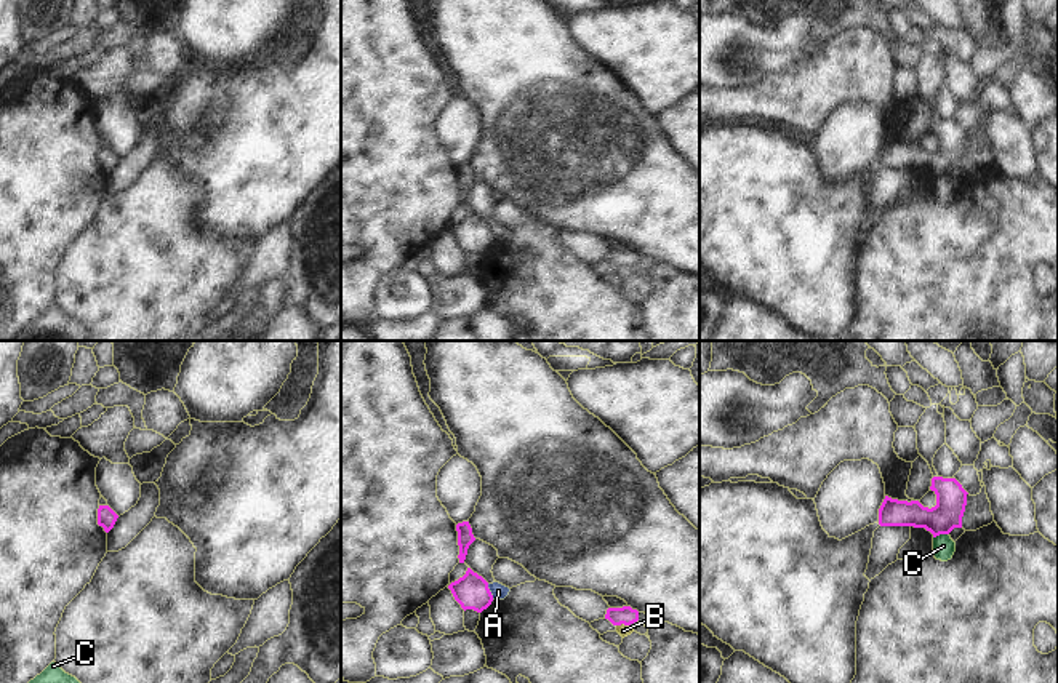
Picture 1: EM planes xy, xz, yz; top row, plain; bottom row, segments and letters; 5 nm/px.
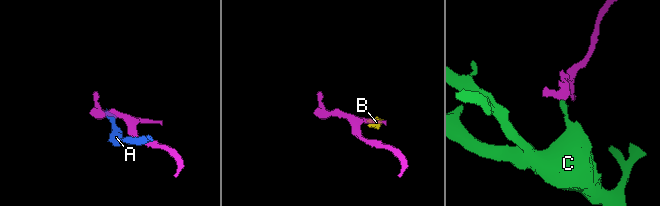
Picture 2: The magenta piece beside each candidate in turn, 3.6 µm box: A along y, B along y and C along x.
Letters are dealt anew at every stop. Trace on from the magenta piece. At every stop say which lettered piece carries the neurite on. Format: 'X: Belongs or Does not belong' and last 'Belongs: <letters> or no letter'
A: Does not belong
B: Does not belong
C: Does not belong
Belongs: no letter

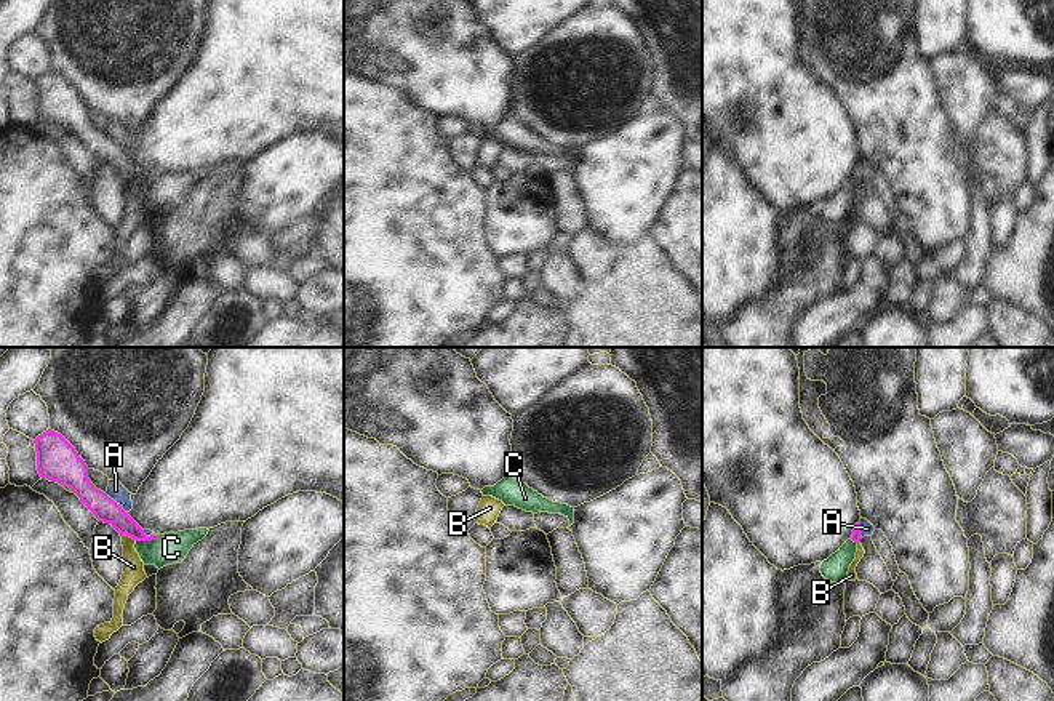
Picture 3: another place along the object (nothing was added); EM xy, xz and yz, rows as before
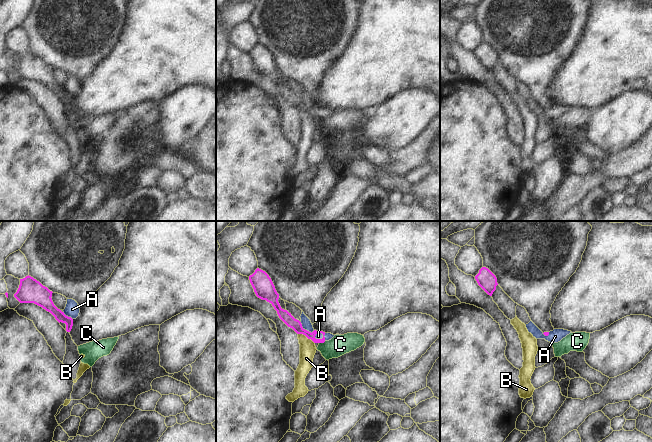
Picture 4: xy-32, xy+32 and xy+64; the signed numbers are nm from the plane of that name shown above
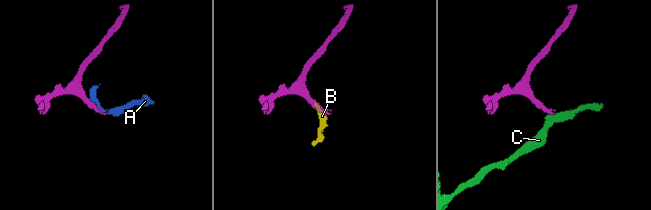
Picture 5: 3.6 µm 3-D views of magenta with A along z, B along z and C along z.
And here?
A: Belongs
B: Does not belong
C: Does not belong
Belongs: A

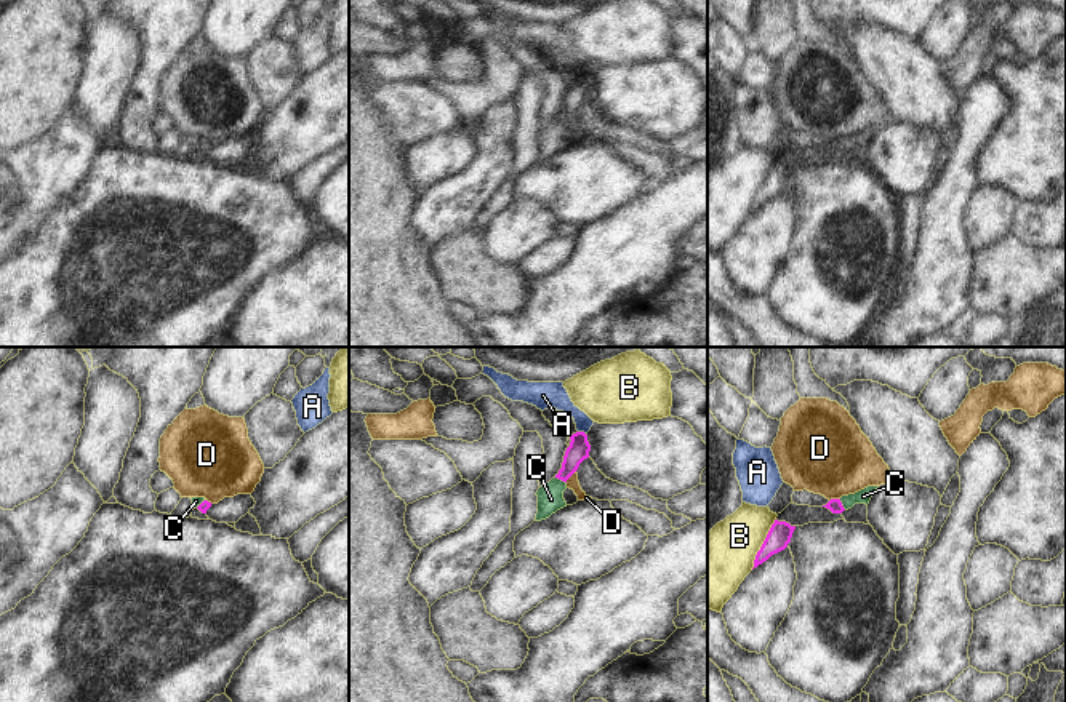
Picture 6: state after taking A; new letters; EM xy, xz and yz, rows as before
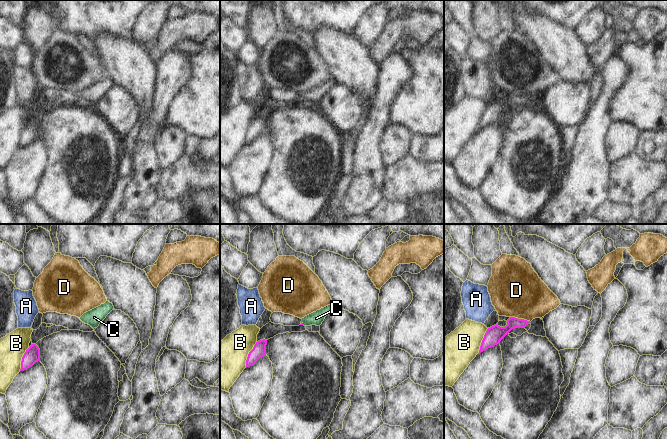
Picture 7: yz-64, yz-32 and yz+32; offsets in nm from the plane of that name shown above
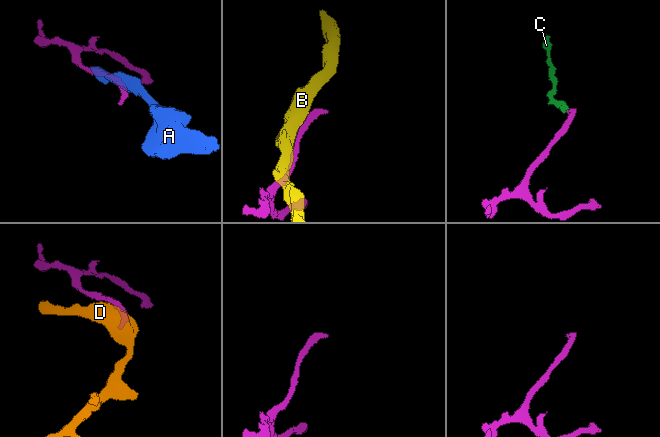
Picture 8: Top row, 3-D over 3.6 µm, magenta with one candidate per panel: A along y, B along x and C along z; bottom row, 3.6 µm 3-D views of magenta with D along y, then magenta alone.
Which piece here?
A: Does not belong
B: Does not belong
C: Belongs
D: Does not belong
Belongs: C

